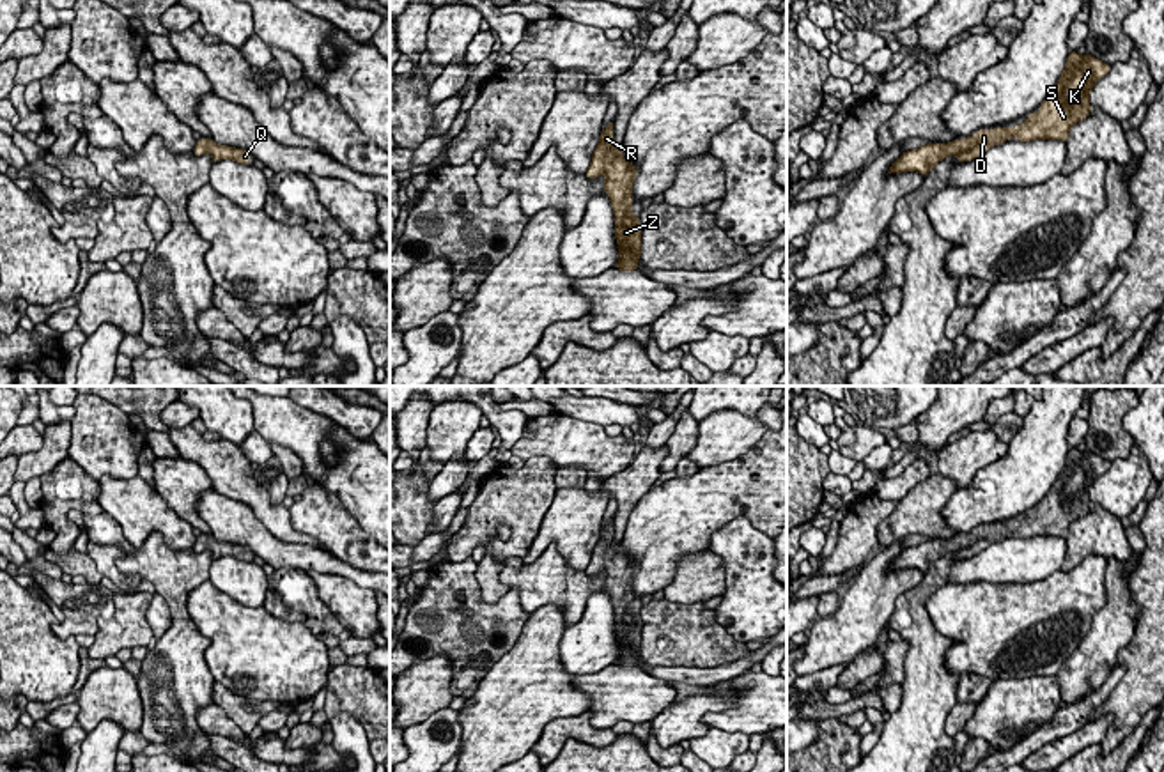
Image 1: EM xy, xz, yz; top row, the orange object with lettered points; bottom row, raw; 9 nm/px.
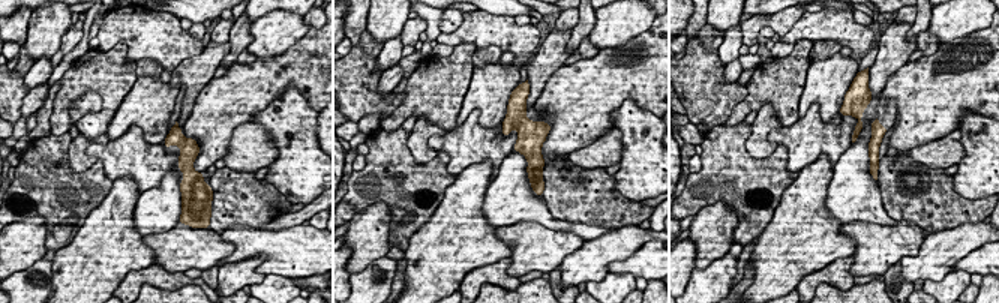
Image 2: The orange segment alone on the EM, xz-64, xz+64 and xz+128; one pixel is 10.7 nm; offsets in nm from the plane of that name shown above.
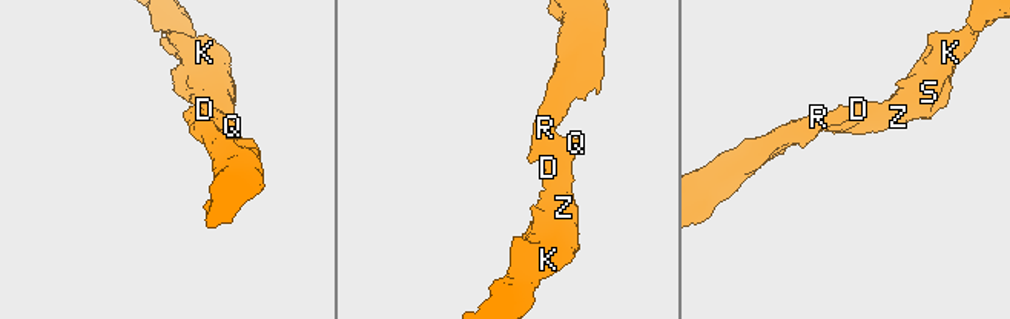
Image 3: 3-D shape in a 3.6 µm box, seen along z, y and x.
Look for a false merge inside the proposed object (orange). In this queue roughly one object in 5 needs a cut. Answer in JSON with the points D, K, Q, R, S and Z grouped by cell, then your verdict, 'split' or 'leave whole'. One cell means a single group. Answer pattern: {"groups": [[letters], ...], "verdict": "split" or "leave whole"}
{"groups": [["D", "K", "Q", "R", "S", "Z"]], "verdict": "leave whole"}

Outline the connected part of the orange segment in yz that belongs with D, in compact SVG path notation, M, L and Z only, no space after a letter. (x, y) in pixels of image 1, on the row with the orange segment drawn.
M1070 51L1065 69L1051 94L1036 106L1036 113L1028 113L1024 124L994 129L980 129L969 138L948 143L927 143L920 149L904 152L886 172L918 172L923 177L946 156L955 154L960 163L973 161L990 147L1005 143L1010 136L1020 142L1059 140L1067 142L1070 127L1091 113L1090 92L1095 83L1111 71L1093 55Z

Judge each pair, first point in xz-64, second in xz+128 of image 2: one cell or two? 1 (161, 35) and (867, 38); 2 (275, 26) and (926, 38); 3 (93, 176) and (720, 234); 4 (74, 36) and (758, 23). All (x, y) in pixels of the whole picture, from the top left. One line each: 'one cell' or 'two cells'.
1: one cell
2: two cells
3: two cells
4: one cell

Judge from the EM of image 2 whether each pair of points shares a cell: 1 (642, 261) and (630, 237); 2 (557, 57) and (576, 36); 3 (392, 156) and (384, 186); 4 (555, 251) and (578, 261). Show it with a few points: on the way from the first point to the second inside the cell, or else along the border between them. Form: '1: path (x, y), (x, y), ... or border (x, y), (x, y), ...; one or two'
1: border (648, 228), (648, 240), (606, 269); two
2: border (570, 30), (567, 48), (572, 53); two
3: path (389, 164), (389, 176), (386, 179); one
4: border (584, 240), (558, 266); two

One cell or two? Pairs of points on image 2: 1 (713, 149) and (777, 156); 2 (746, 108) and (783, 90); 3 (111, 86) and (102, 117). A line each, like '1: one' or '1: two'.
1: one
2: one
3: one

